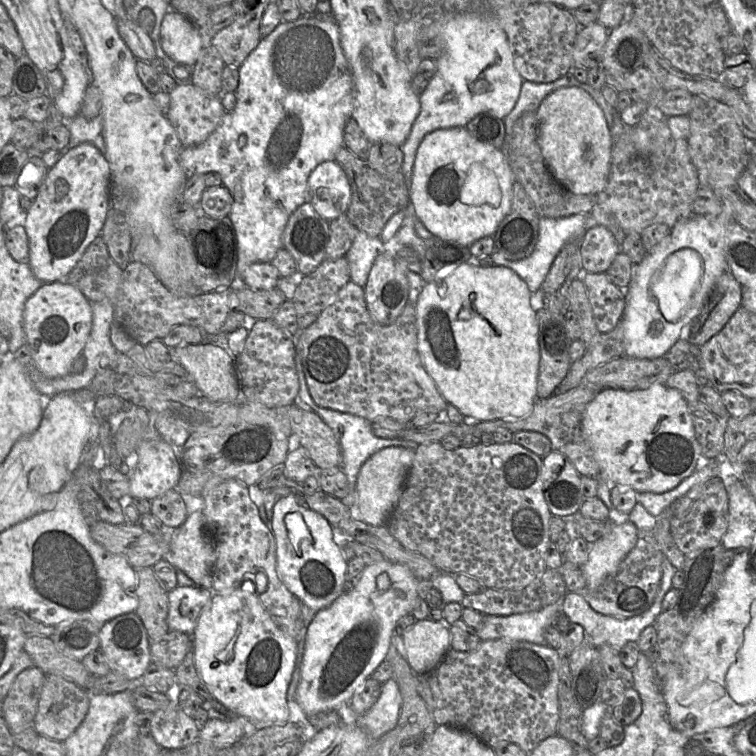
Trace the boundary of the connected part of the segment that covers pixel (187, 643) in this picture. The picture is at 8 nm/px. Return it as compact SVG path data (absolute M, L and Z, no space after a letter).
M177 630L150 641L151 661L170 669L176 669L191 649L192 637Z

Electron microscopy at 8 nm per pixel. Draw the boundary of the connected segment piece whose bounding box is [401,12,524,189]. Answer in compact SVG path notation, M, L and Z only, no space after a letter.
M474 12L444 13L440 40L442 51L437 71L419 96L420 112L401 146L404 154L401 171L408 189L418 147L427 134L437 129L465 127L481 113L505 119L514 108L524 82L515 67L507 35L494 19Z

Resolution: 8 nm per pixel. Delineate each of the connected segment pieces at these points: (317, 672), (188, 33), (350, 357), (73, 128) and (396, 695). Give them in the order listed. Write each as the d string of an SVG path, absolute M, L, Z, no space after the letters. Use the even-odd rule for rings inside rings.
M385 558L366 565L351 592L341 594L331 605L316 612L307 628L300 682L296 692L296 701L306 715L337 710L350 703L363 681L386 659L397 621L412 612L419 598L418 583L419 579L409 567Z
M169 9L163 17L160 42L168 57L188 67L193 67L205 46L199 27L173 9Z
M349 281L316 321L293 336L308 390L315 403L321 407L348 412L368 421L391 417L400 423L410 424L420 410L435 407L444 411L448 405L418 352L417 303L407 302L394 323L380 325L370 316L364 288Z
M100 114L92 119L77 115L72 119L64 119L64 124L62 125L65 125L70 133L70 140L65 148L66 150L87 142L95 145L104 154L105 142Z
M390 678L382 683L381 693L375 704L357 719L361 727L371 738L376 740L397 725L401 710L401 694L397 682Z

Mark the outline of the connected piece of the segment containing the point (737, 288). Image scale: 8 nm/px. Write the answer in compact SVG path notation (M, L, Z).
M729 273L714 284L699 316L699 329L689 333L689 343L700 347L719 333L741 306L742 285Z

